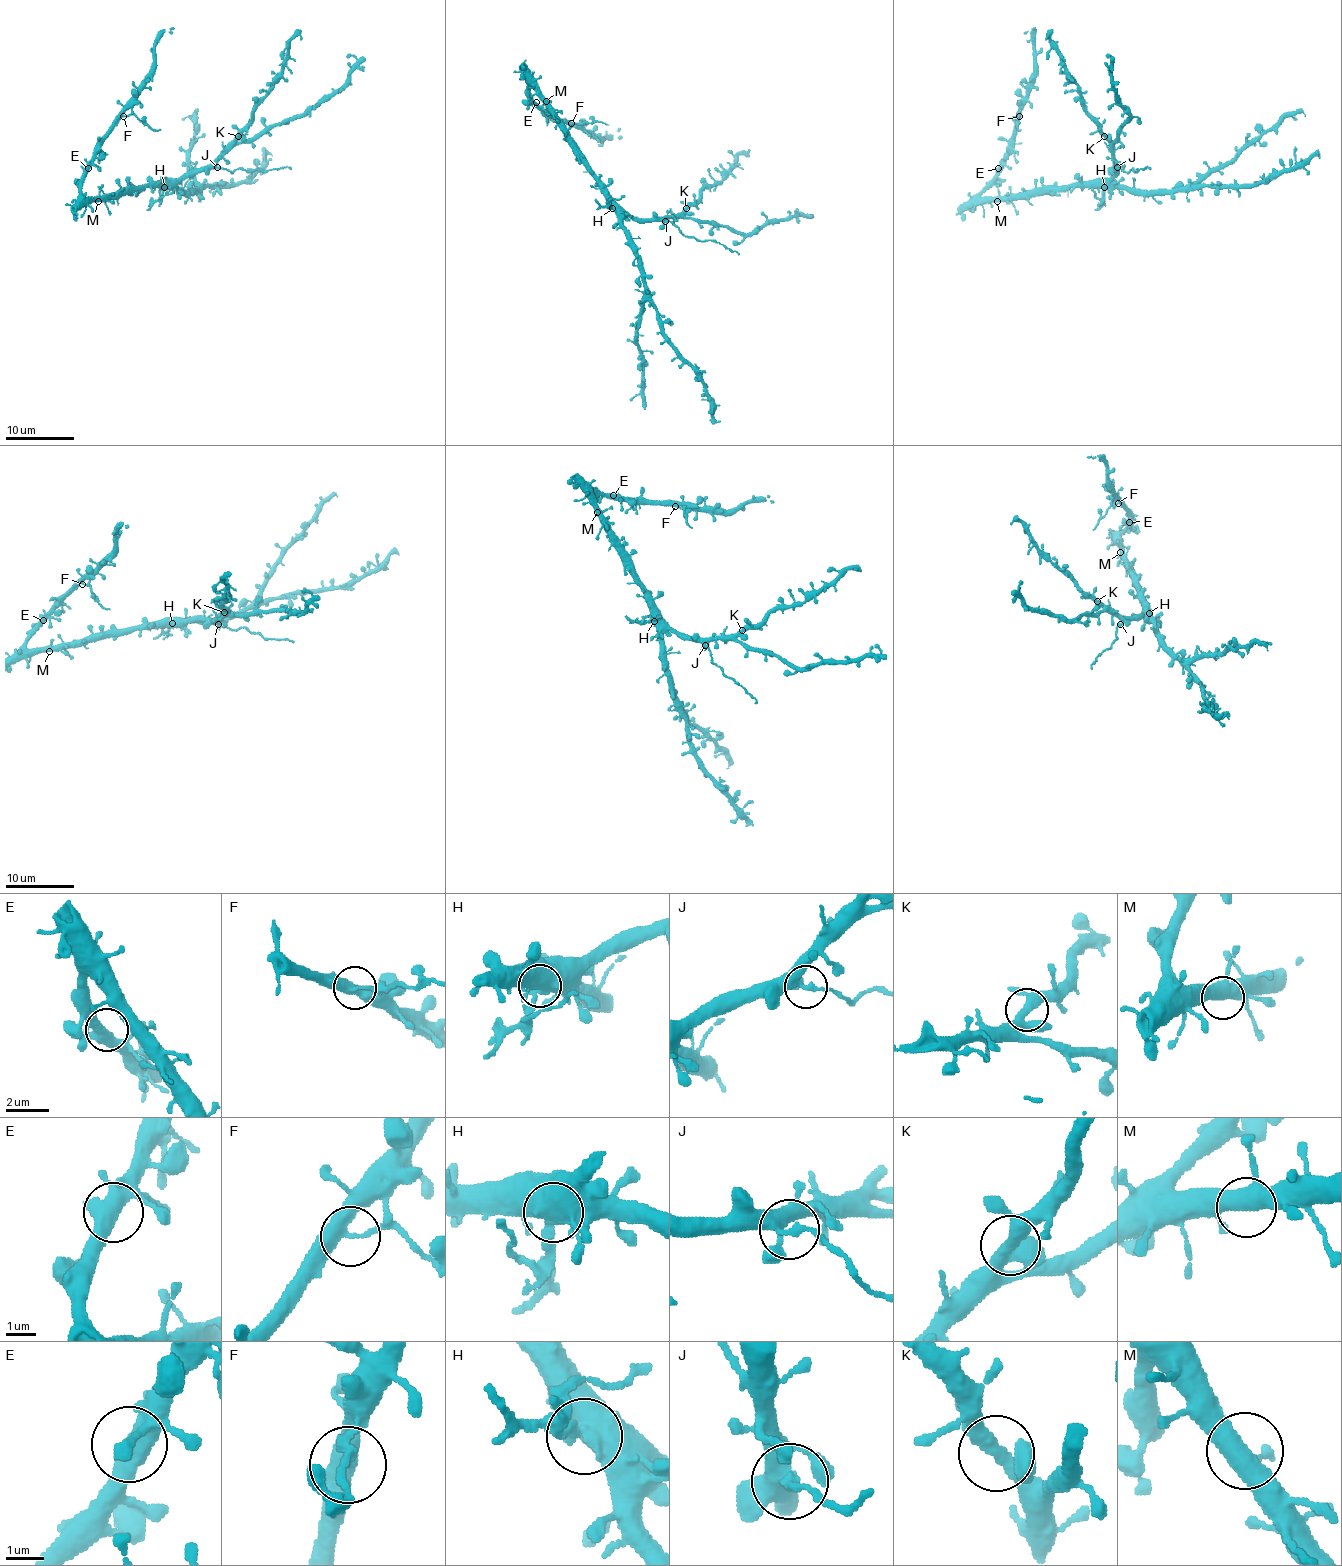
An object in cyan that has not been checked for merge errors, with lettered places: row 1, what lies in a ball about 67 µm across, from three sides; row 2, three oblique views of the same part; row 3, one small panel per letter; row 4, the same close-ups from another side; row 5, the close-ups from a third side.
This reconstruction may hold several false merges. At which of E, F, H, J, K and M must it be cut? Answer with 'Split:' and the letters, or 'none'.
Split: F, H, J

